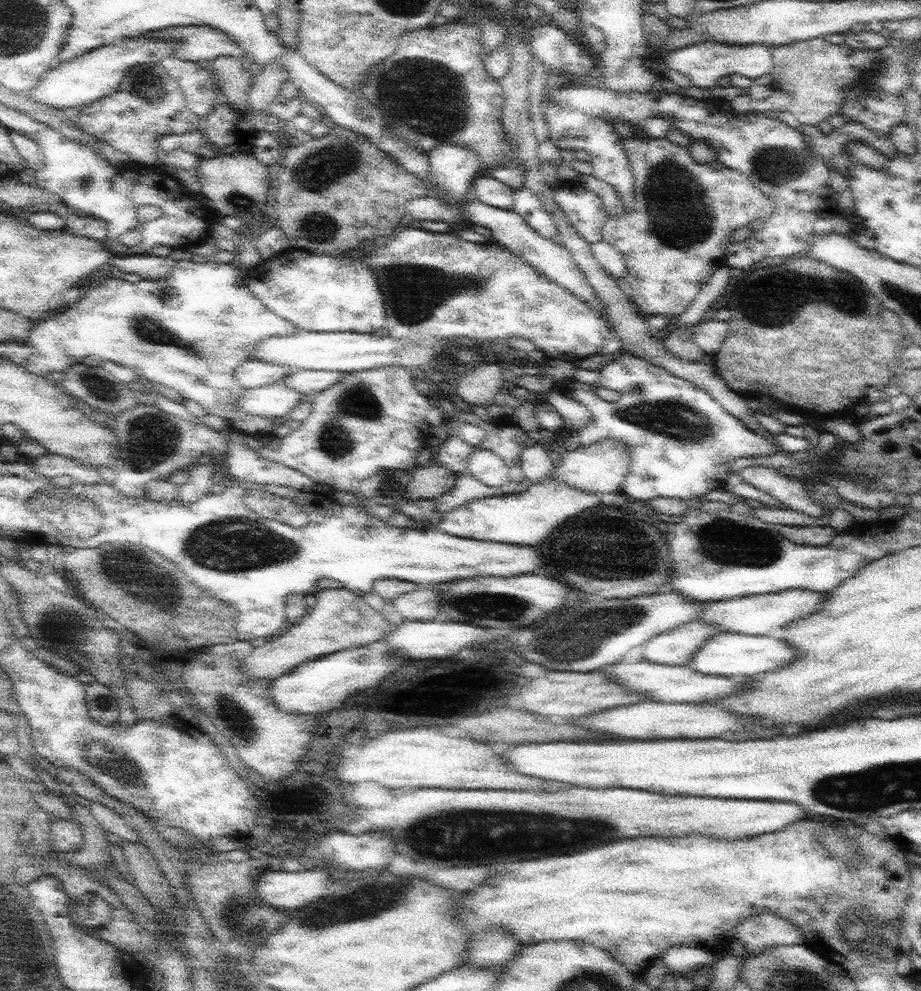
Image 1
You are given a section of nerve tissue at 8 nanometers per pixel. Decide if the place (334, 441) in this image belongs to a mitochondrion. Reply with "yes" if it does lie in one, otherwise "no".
yes

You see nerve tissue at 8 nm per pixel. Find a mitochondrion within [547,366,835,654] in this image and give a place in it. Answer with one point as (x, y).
(674, 418)

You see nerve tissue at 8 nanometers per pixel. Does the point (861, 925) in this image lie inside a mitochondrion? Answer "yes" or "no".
yes

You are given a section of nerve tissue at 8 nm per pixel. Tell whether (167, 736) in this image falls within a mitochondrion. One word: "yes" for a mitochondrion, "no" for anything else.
no

